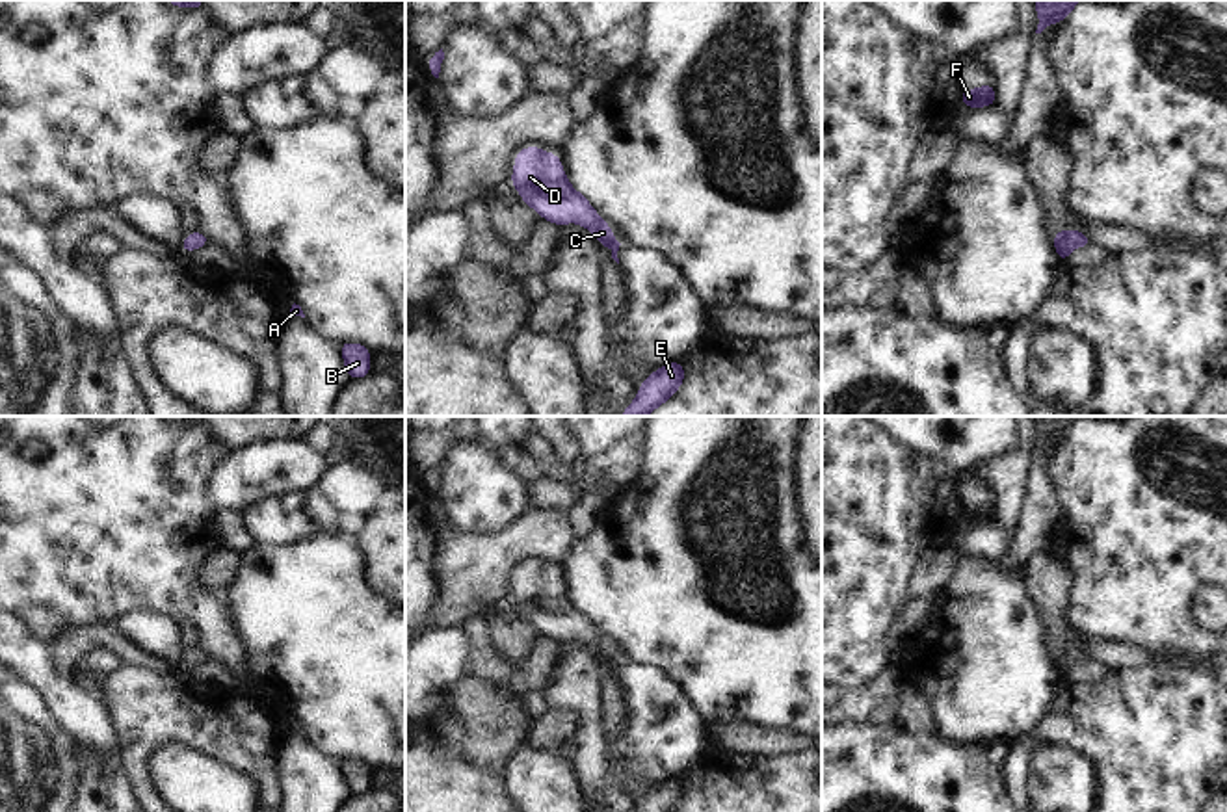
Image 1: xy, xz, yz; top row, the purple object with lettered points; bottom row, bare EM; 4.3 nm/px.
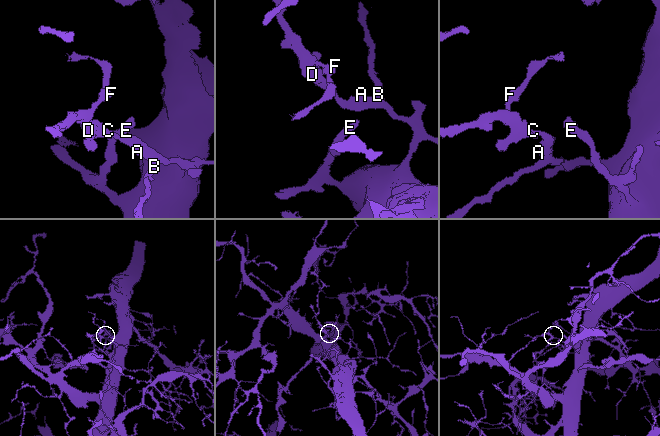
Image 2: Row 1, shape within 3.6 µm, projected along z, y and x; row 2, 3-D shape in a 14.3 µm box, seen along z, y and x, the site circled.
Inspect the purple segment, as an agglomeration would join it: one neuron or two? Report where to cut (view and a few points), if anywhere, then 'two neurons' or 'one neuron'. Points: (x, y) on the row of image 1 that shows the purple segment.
cut none; one neuron

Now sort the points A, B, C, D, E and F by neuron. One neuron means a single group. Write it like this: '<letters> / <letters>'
A B C D E F

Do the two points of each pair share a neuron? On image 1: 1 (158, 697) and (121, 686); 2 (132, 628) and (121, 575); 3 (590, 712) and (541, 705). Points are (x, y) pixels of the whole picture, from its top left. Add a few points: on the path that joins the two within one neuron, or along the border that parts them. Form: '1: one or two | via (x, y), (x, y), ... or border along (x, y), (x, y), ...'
1: one | via (149, 697), (138, 697), (131, 692)
2: two | border along (173, 617), (134, 612), (118, 621)
3: two | border along (541, 690), (553, 707)

